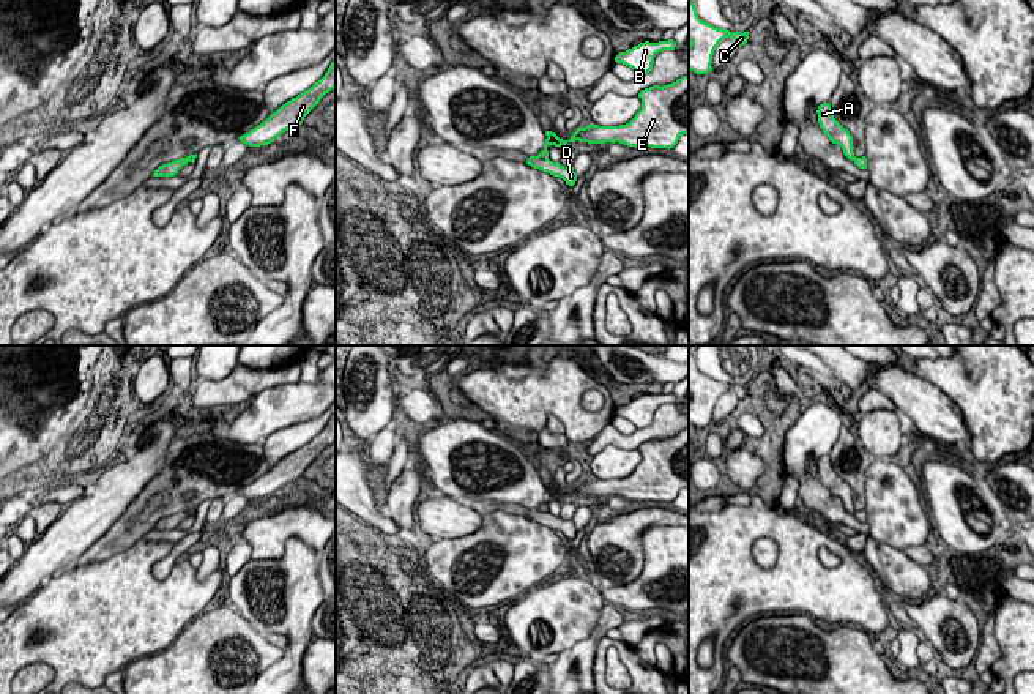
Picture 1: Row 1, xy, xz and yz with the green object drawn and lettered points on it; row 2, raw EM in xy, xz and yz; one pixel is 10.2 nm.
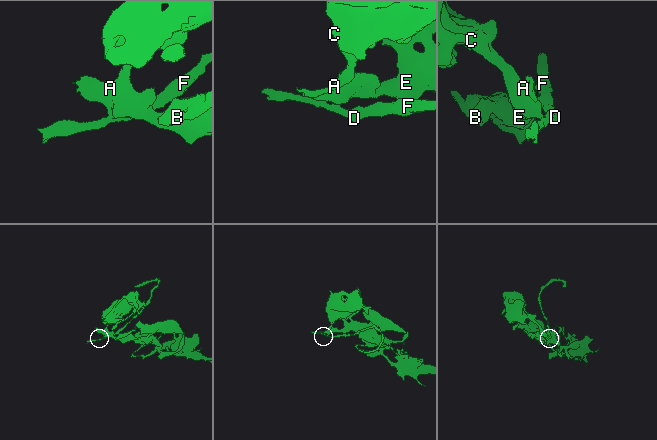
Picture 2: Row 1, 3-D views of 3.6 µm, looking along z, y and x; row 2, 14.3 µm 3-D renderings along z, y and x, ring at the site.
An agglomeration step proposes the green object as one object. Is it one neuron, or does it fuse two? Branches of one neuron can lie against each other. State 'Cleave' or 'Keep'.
Keep

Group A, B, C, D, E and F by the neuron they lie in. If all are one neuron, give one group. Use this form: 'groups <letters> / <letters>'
groups A B C D E F

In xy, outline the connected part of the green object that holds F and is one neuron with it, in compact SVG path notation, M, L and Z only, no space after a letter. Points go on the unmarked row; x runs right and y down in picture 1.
M336 413L331 415L325 429L311 442L292 451L273 465L263 476L240 489L249 500L260 500L274 495L282 486L303 476L304 470L320 456L320 453L336 442Z

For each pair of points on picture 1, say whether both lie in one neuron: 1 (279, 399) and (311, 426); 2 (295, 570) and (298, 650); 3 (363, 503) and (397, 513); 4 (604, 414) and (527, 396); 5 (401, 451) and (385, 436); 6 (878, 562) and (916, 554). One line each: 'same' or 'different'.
1: different
2: same
3: different
4: same
5: different
6: different

